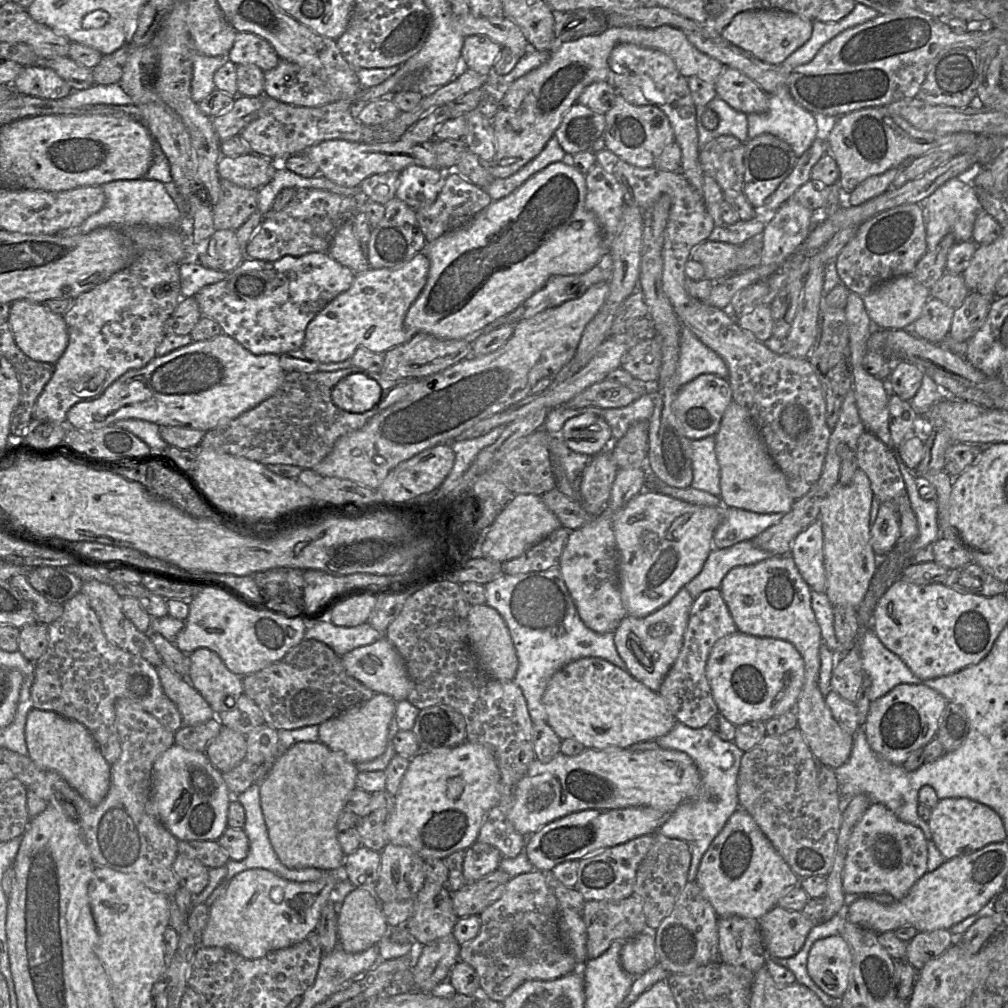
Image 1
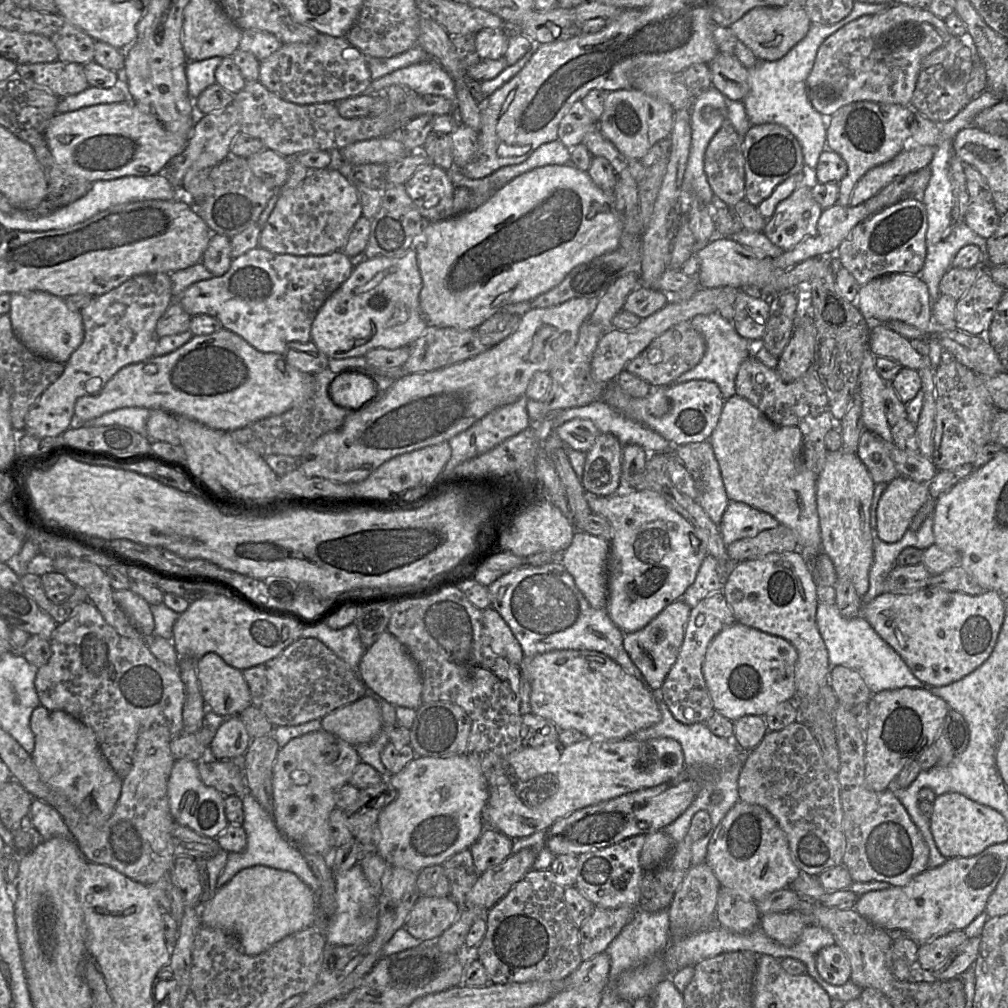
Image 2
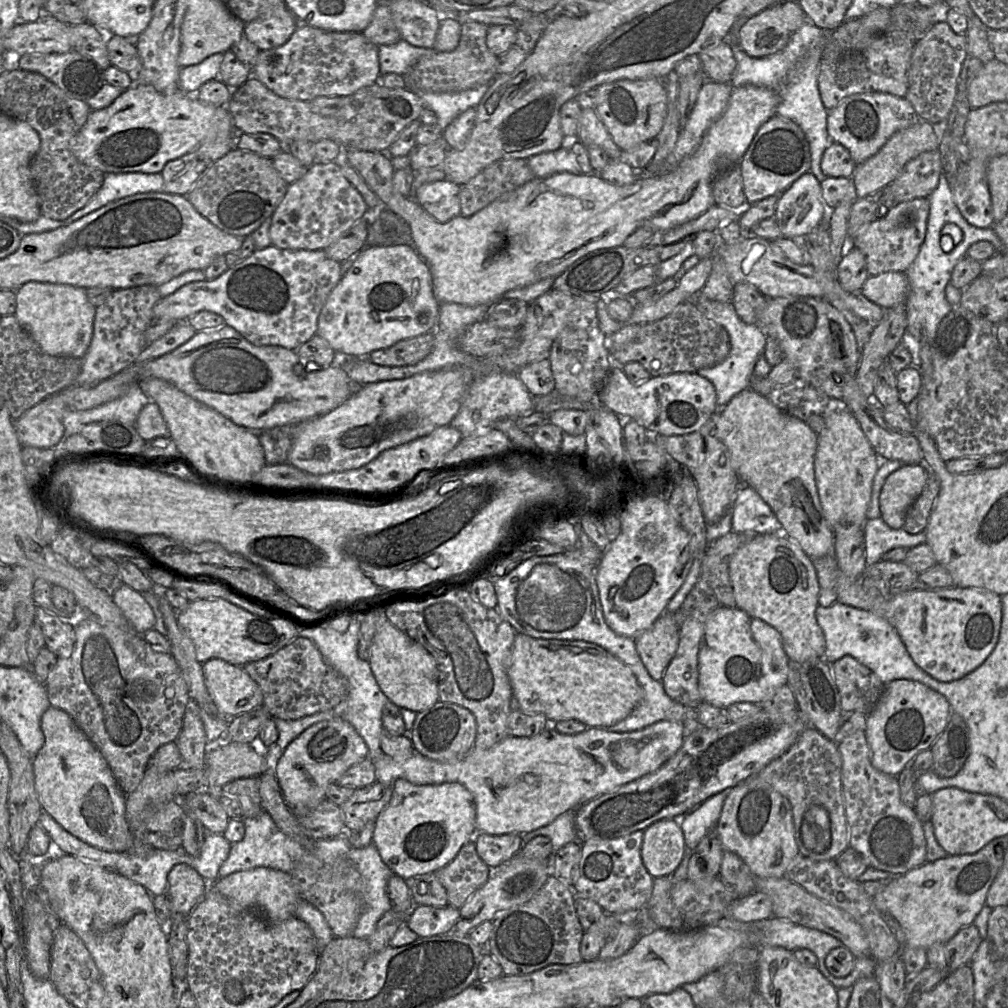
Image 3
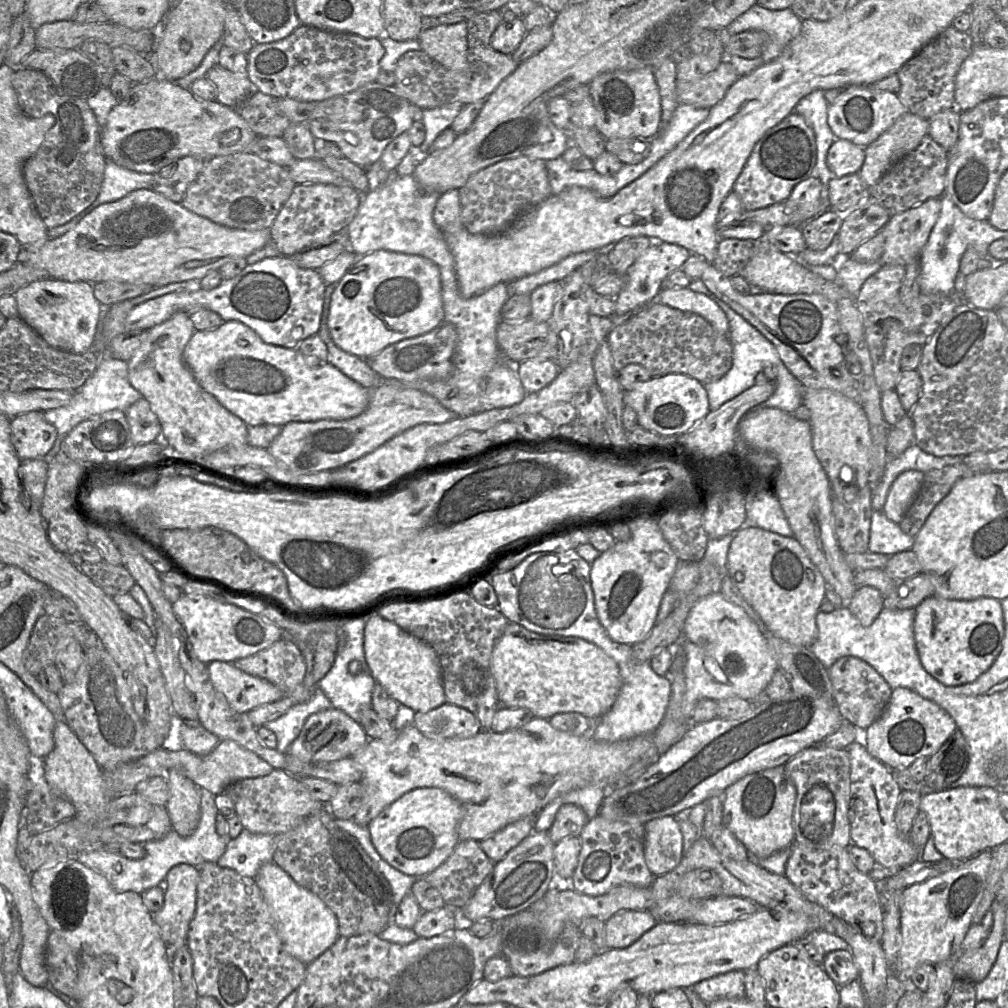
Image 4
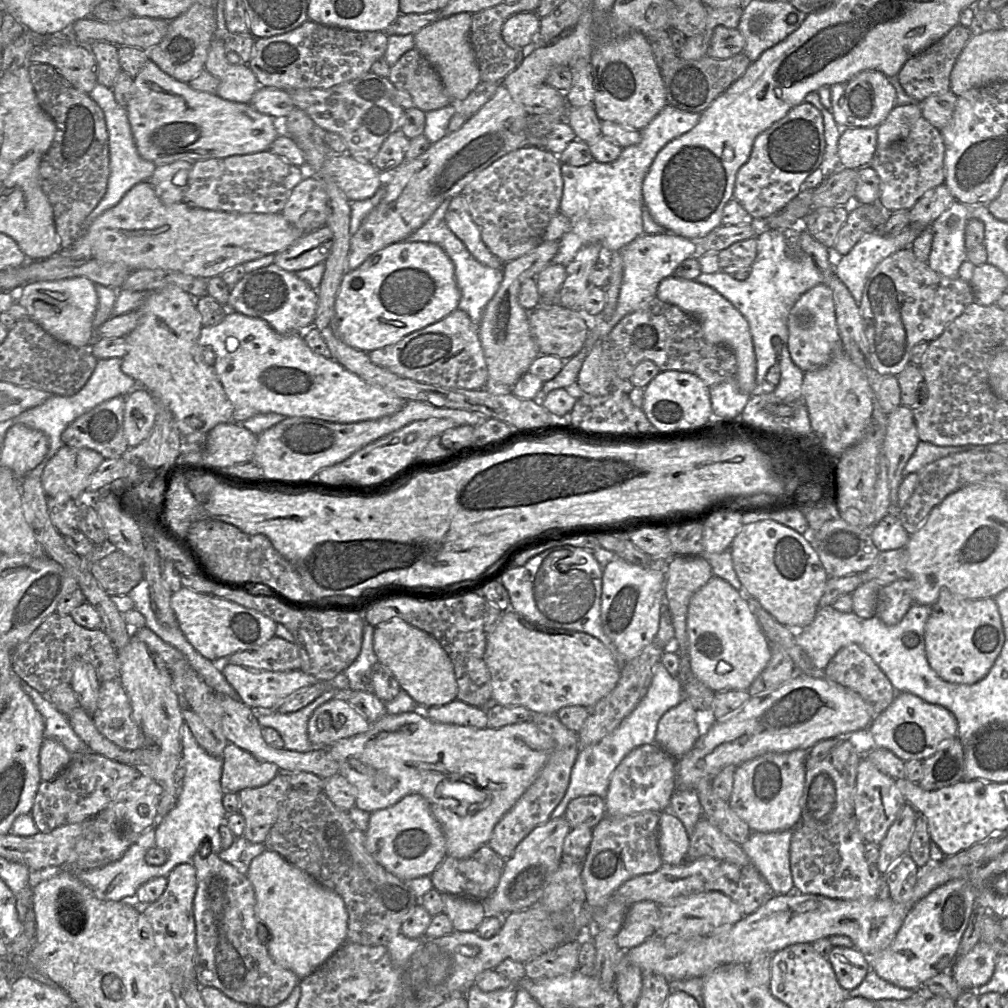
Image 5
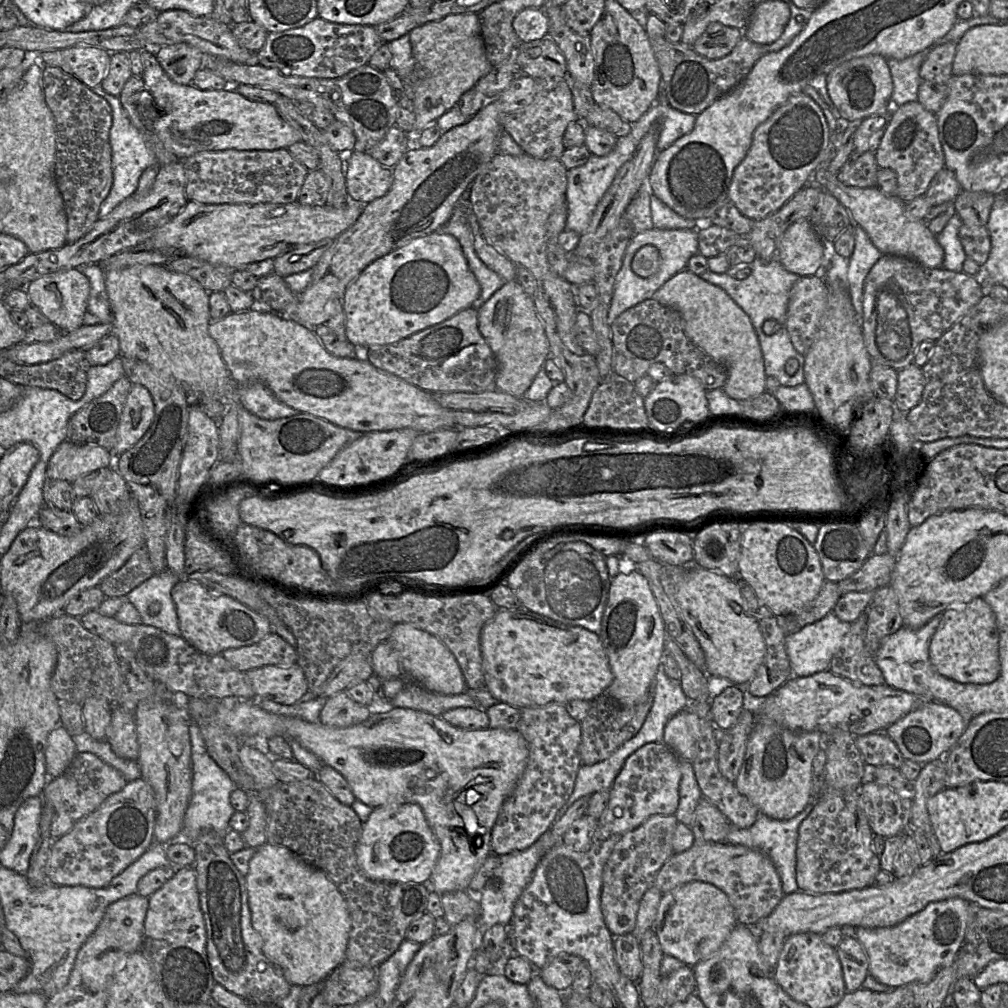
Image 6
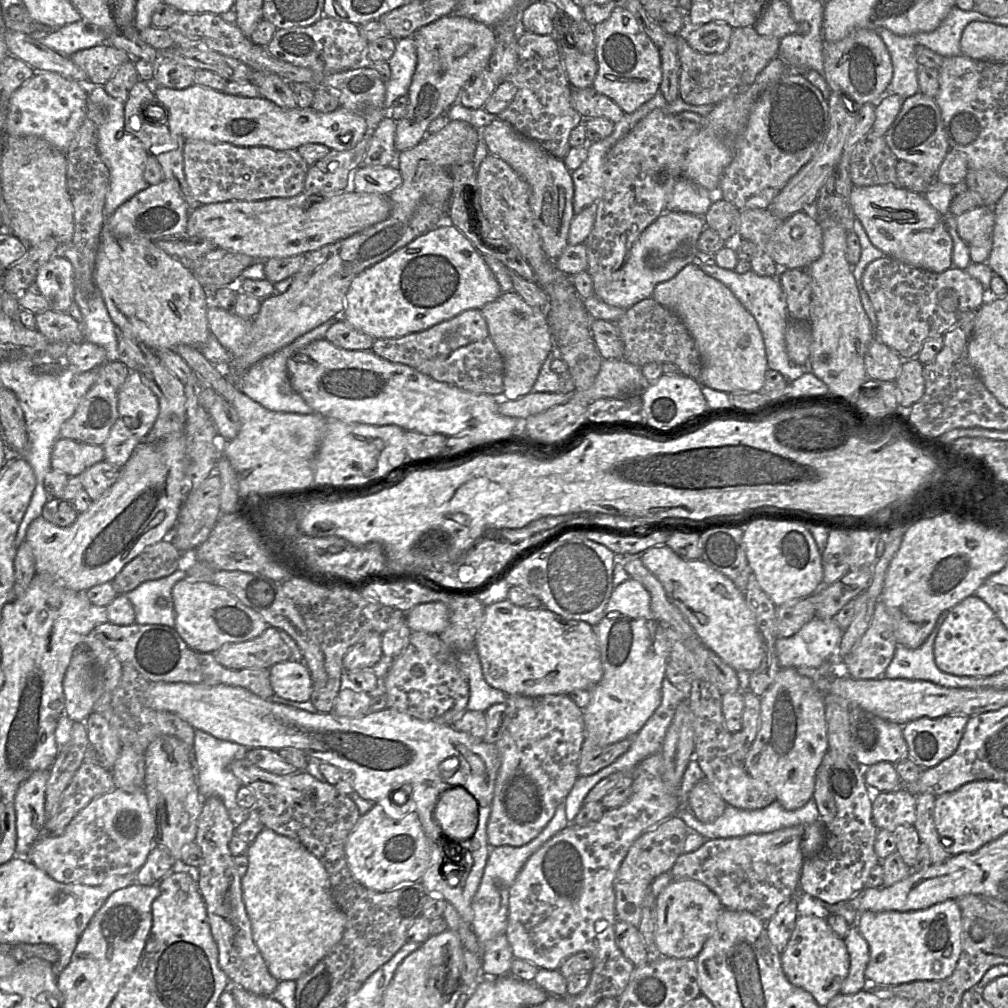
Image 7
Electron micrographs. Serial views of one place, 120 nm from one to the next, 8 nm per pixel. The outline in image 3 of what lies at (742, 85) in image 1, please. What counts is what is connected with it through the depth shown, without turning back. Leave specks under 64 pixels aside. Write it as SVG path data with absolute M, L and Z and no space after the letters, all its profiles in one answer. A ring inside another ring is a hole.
M727 40L703 49L698 55L707 80L731 83L736 69L736 60Z

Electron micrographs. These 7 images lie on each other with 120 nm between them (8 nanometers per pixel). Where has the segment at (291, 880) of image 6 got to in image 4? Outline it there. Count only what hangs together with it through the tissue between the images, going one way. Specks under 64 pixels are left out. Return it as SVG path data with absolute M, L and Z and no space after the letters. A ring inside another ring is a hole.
M274 861L264 863L254 881L269 907L284 950L294 958L309 965L340 937L338 920L333 911L316 894L298 885Z

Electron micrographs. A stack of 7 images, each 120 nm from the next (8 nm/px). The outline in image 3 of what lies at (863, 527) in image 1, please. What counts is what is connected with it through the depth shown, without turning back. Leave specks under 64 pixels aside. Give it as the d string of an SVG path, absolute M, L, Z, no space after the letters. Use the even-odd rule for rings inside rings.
M830 398L822 416L825 427L817 436L814 471L824 516L833 531L846 524L863 526L881 459L843 401Z

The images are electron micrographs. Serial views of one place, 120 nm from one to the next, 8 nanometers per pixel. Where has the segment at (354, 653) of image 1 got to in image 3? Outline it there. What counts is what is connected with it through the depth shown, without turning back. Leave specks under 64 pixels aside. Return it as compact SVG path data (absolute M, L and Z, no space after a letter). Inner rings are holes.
M387 617L379 618L369 658L371 671L385 696L399 708L421 712L439 701L438 671L434 657L420 643L395 627Z

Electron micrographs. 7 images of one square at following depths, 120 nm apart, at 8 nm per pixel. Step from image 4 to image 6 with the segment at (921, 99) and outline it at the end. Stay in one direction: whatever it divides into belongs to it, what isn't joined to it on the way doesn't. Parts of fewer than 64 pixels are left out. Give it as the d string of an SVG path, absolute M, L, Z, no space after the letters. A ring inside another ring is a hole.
M956 42L936 43L932 46L920 67L921 80L947 84L952 76L952 63L956 50Z

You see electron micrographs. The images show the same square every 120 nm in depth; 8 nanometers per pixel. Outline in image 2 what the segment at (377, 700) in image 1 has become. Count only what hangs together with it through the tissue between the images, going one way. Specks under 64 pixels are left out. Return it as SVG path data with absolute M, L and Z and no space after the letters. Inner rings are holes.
M365 695L324 716L321 729L353 746L370 743L382 729L380 704L373 696Z

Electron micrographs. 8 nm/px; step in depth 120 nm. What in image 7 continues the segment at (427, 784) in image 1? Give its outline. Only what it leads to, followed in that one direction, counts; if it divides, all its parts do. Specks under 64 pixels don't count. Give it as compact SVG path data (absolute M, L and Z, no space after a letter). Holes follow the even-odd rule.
M374 804L367 813L360 815L350 832L345 844L345 857L348 868L358 883L370 890L385 892L398 888L404 883L420 882L430 865L431 849L416 811L410 812L402 819L393 819L385 813L381 805Z

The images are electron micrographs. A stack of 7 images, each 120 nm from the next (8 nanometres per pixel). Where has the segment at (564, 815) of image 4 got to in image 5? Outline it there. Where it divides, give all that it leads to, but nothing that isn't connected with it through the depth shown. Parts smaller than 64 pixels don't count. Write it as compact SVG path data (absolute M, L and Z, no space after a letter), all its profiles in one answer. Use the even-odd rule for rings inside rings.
M581 796L571 800L563 817L571 828L587 826L592 829L605 816L605 800L600 796Z

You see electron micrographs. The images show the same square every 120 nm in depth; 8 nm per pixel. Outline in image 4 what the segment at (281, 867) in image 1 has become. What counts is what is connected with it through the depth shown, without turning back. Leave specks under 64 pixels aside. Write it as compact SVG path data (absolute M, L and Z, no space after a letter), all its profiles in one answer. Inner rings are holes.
M243 828L238 837L228 841L225 852L216 863L254 878L264 863L273 861L275 847L275 835L254 834Z

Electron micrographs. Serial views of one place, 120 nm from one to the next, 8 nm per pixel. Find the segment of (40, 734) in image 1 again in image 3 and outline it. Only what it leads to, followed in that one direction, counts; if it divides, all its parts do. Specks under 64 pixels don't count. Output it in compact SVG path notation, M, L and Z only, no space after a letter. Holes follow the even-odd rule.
M50 706L41 717L40 727L45 741L32 763L35 791L42 811L64 830L92 847L108 852L128 852L133 845L133 835L125 818L127 794L119 787L100 751L62 709Z

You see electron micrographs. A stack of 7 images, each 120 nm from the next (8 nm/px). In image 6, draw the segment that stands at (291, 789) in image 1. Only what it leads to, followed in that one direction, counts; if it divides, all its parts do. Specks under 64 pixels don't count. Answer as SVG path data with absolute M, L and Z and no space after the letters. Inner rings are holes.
M346 691L329 697L320 712L322 725L347 728L364 722L370 716L370 708L355 702Z

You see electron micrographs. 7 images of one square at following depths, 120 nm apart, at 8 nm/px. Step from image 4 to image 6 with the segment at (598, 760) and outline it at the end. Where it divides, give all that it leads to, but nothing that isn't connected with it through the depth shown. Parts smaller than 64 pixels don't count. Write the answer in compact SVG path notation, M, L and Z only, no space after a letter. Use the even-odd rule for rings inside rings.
M222 699L216 701L216 711L218 722L239 738L259 738L265 741L280 736L296 740L318 757L323 765L339 772L348 782L355 799L373 809L404 803L418 804L440 845L438 860L427 883L438 894L468 890L474 874L492 853L492 827L503 803L522 776L529 755L527 742L516 729L467 730L453 726L441 717L401 707L373 713L364 722L347 728L328 727L320 722L310 723L299 718L276 715L263 710L253 700ZM427 769L434 770L436 776L427 778Z

